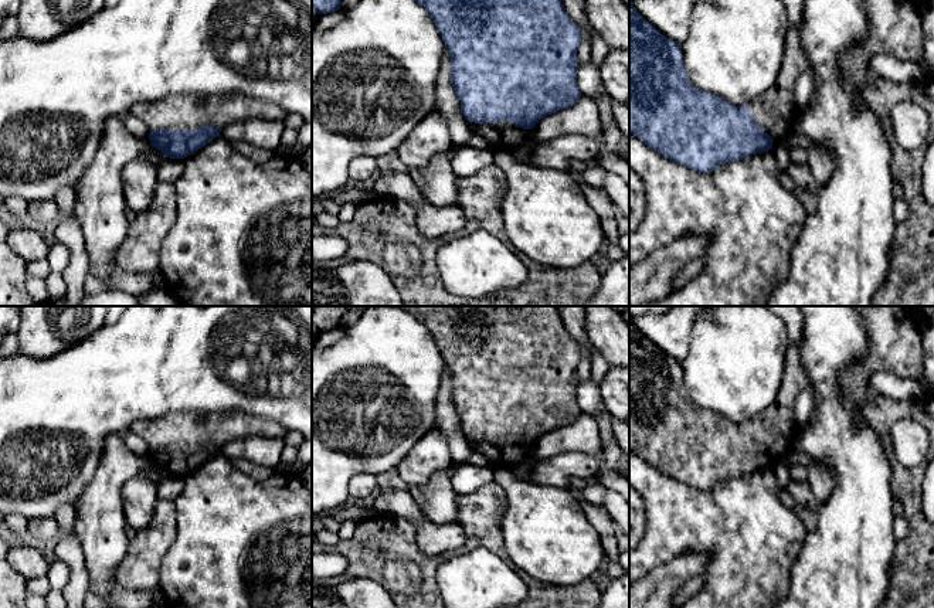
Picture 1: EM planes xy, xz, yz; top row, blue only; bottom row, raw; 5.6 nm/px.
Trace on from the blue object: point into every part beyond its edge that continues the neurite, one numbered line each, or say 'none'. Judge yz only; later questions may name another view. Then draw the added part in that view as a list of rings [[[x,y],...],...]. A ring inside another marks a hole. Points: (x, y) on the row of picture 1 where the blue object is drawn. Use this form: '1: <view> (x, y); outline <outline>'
1: yz (775, 111); outline [[[789,27],[777,81],[750,105],[760,129],[772,137],[772,150],[782,145],[799,119],[795,81],[808,67],[809,61],[804,52],[799,33],[795,27]]]

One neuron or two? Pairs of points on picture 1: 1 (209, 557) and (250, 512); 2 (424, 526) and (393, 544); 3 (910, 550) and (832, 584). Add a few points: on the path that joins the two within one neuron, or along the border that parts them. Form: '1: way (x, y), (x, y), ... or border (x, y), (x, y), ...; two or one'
1: way (220, 546), (243, 523); one
2: border (387, 515), (411, 520), (417, 547), (440, 554); two
3: border (897, 542), (890, 563), (890, 587), (887, 591); two

